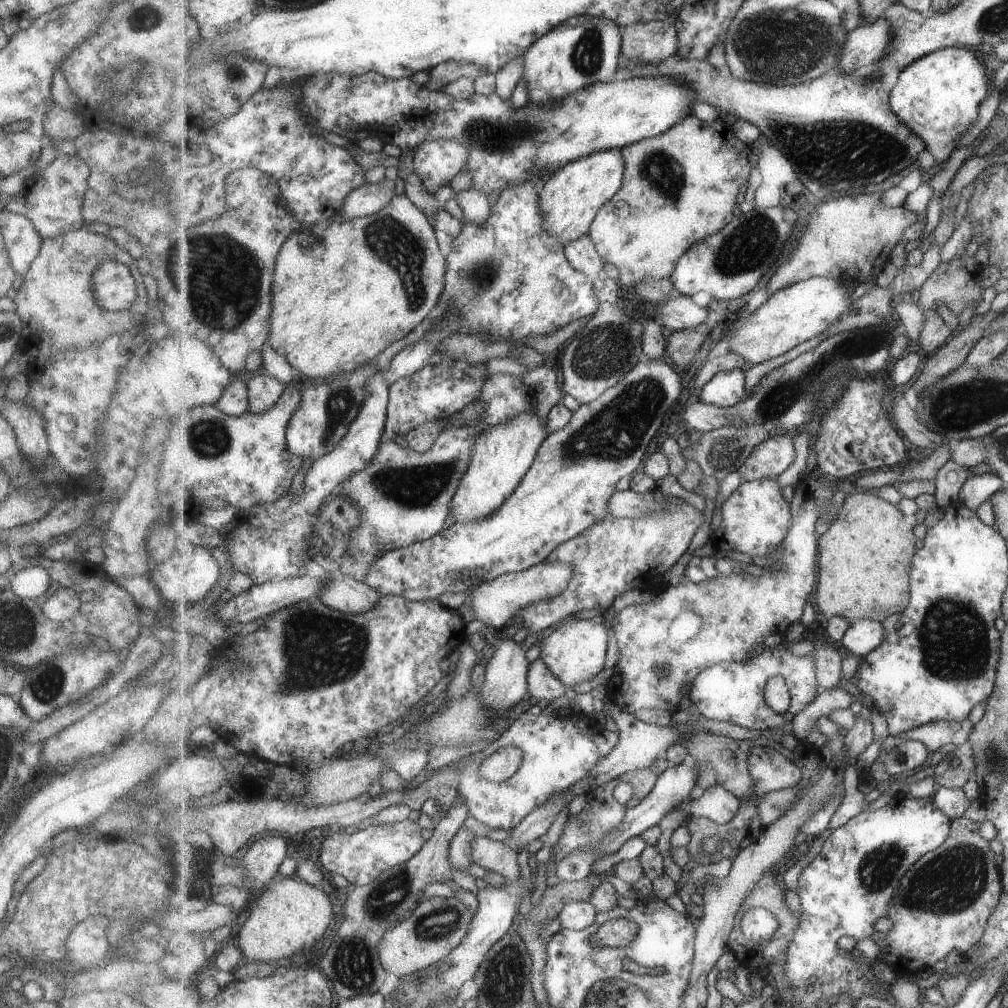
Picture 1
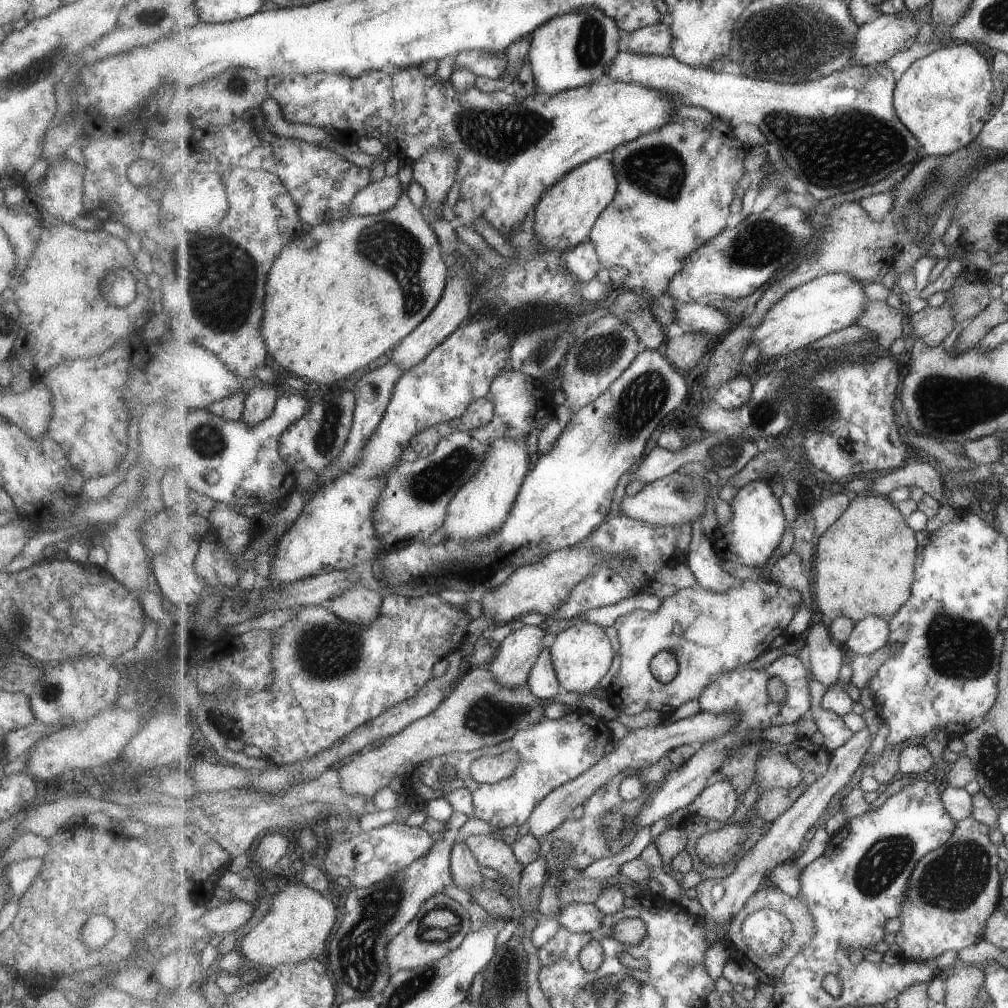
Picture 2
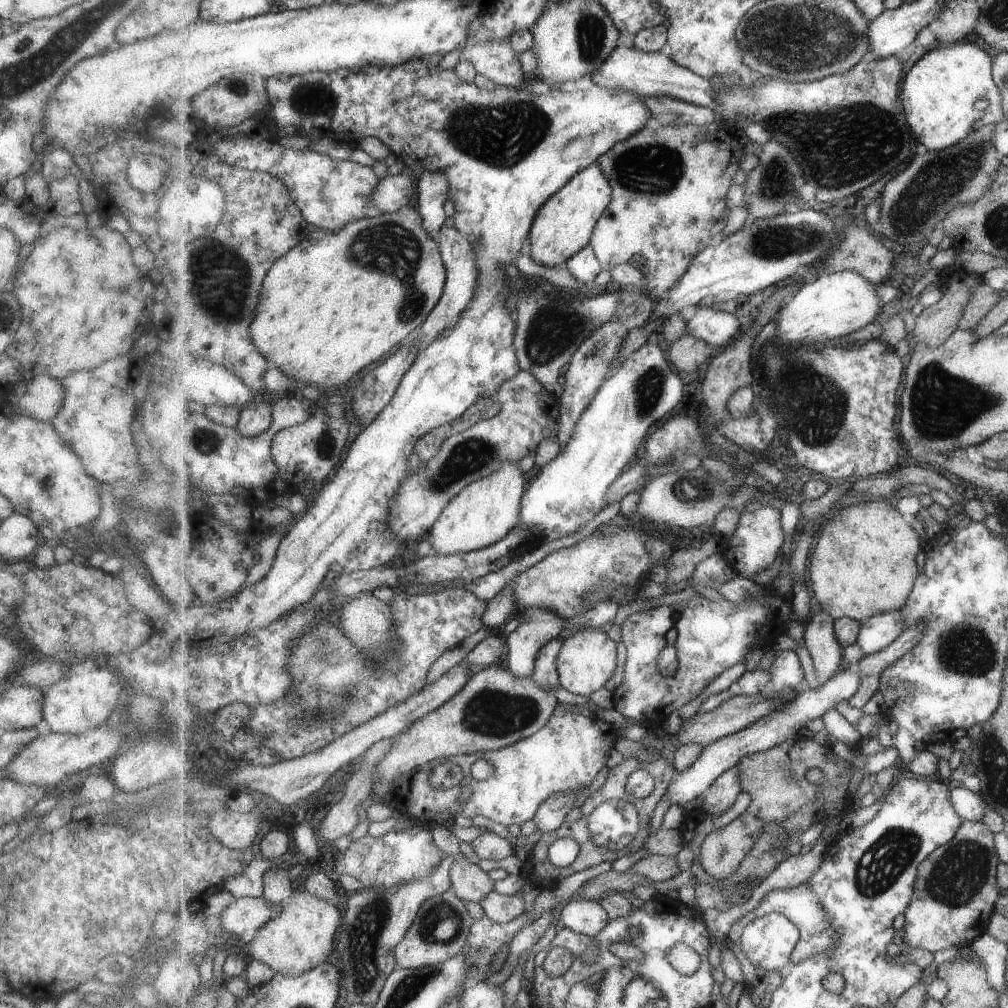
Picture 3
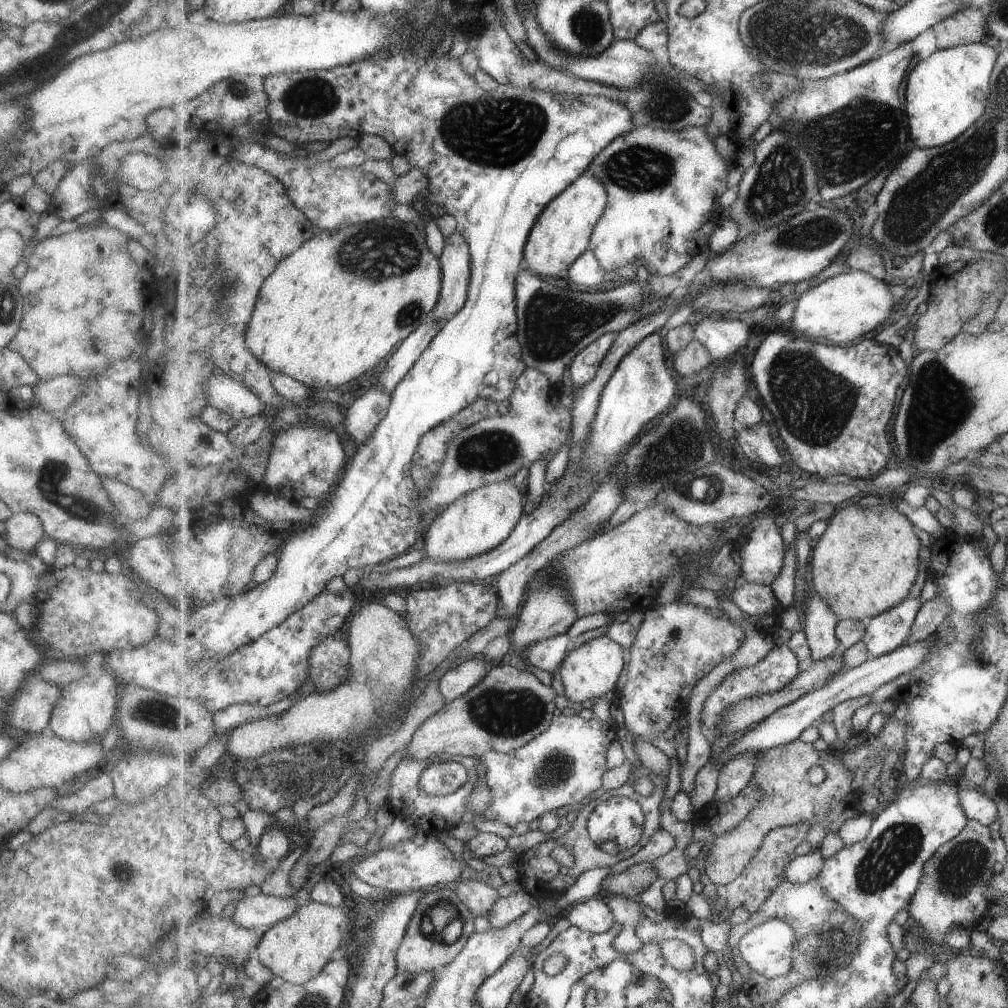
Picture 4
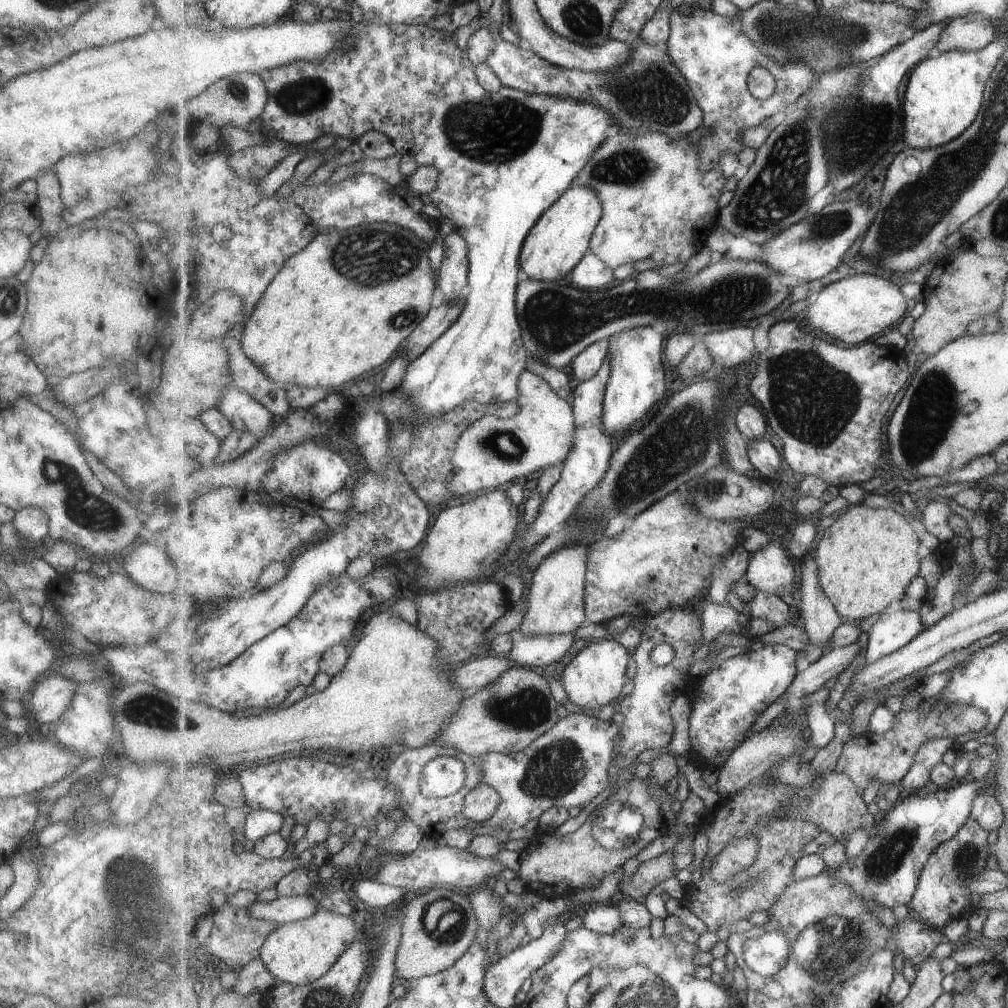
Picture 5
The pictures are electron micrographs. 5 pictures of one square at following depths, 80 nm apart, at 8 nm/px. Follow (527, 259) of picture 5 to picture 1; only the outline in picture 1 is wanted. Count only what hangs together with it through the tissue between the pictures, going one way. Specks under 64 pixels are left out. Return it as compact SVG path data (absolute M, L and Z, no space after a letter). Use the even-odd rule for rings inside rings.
M621 149L601 150L561 166L542 188L539 206L542 207L547 230L557 234L566 246L588 234L599 210L622 190L625 173L626 159Z

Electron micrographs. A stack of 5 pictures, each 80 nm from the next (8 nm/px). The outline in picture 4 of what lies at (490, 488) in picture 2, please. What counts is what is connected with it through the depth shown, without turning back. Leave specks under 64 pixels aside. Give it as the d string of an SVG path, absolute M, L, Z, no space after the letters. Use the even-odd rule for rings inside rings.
M512 479L479 487L449 505L431 523L424 536L425 558L436 563L469 561L502 545L526 514L523 494Z

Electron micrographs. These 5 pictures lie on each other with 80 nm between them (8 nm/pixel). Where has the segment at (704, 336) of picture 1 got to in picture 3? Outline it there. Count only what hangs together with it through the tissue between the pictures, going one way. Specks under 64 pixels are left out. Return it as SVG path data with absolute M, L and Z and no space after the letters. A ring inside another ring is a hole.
M687 334L671 347L670 364L681 374L695 372L697 368L701 368L703 362L709 362L713 357L721 353L721 350L721 348L715 348L715 346L707 344L705 340Z

